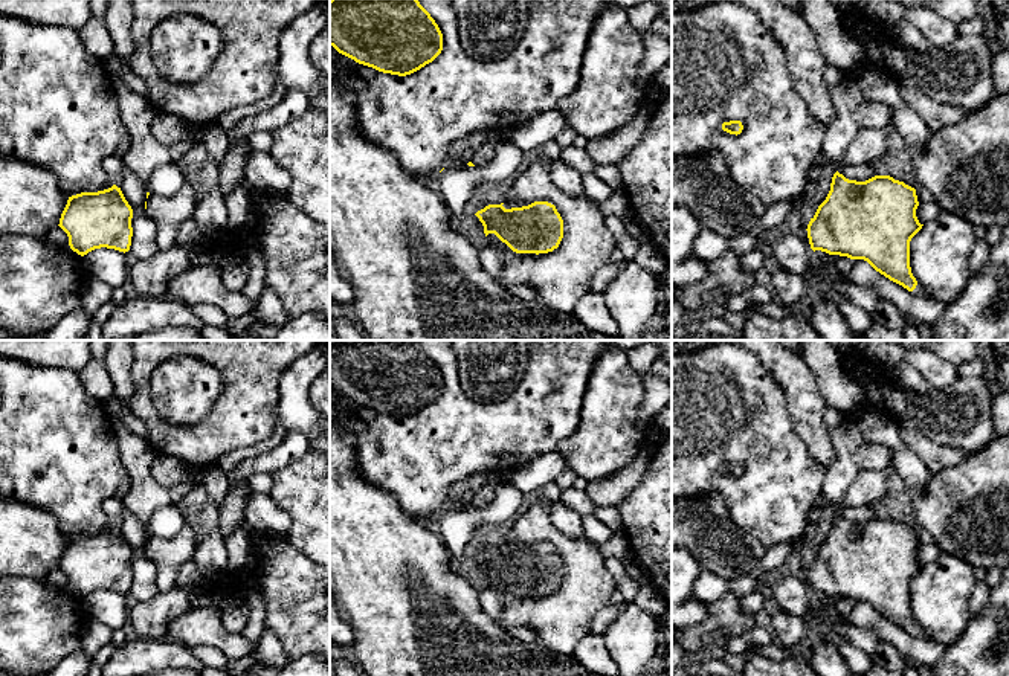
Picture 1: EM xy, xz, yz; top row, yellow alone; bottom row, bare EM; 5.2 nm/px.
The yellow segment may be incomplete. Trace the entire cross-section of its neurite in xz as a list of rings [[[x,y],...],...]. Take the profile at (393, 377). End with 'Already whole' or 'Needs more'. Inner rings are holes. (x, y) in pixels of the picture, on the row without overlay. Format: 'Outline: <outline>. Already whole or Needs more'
Outline: [[[330,340],[330,388],[359,406],[406,418],[443,392],[443,375],[417,340]]]. Already whole

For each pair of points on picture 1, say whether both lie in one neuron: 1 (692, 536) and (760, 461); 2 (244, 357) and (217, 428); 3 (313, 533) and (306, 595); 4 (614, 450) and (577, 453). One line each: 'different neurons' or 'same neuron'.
1: different neurons
2: same neuron
3: different neurons
4: same neuron

